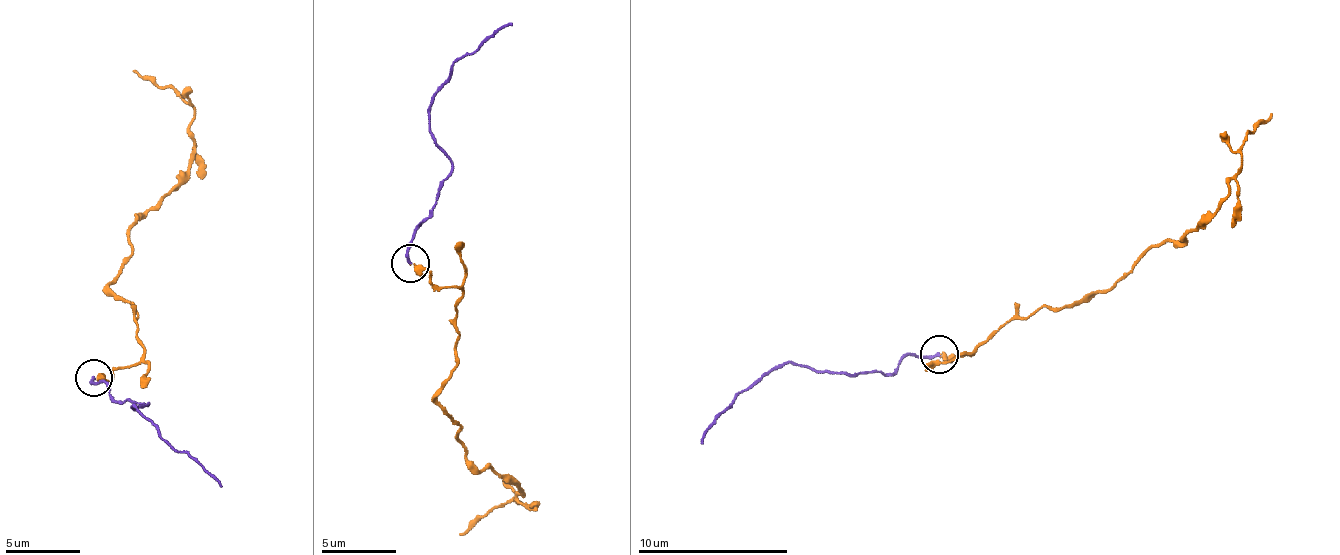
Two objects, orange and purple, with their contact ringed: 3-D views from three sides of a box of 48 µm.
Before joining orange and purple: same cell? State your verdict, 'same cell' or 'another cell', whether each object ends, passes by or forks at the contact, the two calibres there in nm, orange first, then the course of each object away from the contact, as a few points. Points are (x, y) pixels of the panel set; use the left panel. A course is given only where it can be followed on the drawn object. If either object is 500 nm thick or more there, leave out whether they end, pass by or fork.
same cell; orange passes by; purple ends there; 200 nm thick on the orange side, 180 nm on the other; orange runs (94, 376), (112, 378), (145, 350), (133, 302), (106, 285), (138, 217), (188, 168), (192, 108), (131, 69); purple runs (94, 376), (94, 384), (103, 383), (117, 400), (149, 404), (132, 407), (160, 438), (223, 486)

